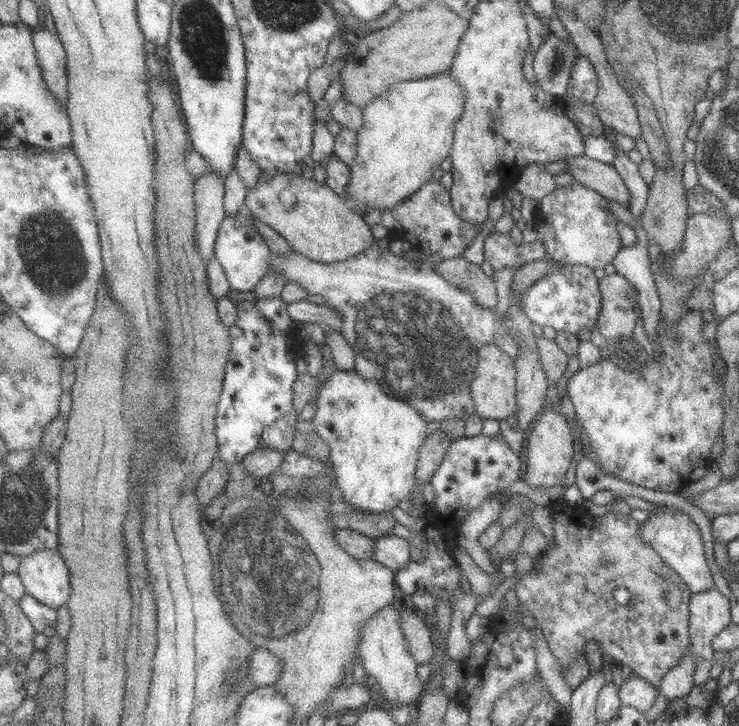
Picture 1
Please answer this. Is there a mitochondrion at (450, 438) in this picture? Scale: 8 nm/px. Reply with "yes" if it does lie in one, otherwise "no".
no

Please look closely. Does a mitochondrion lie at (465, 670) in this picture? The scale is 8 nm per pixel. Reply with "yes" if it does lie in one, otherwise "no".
no

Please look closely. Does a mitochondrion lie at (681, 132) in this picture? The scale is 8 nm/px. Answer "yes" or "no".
no

